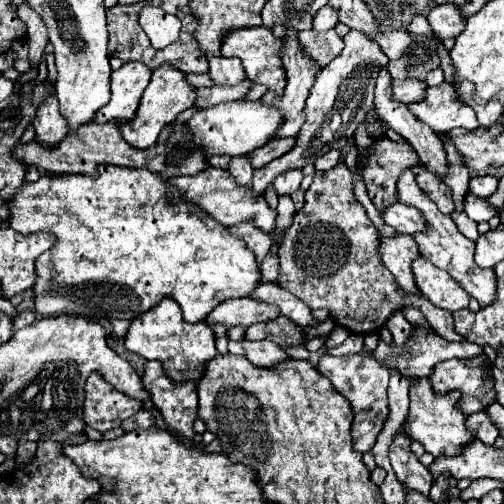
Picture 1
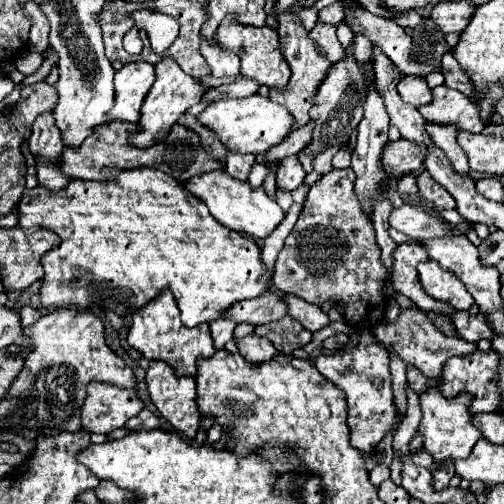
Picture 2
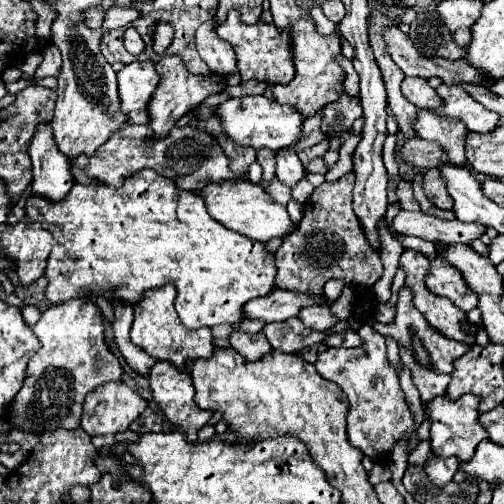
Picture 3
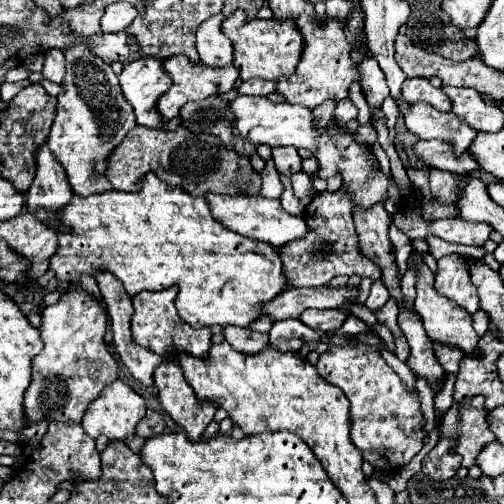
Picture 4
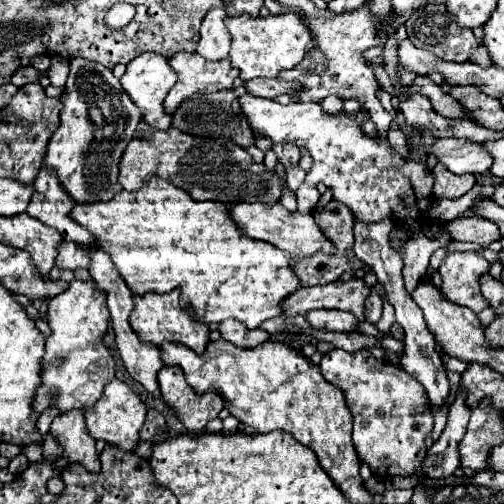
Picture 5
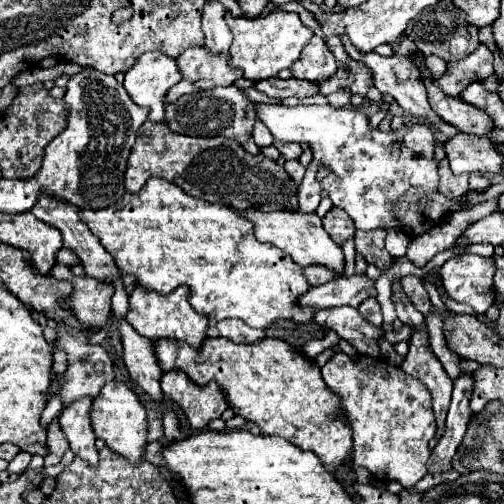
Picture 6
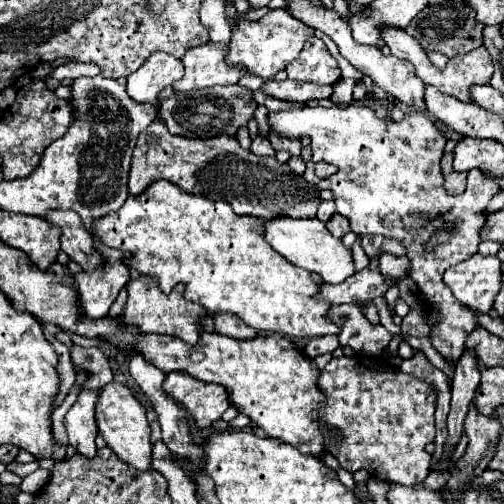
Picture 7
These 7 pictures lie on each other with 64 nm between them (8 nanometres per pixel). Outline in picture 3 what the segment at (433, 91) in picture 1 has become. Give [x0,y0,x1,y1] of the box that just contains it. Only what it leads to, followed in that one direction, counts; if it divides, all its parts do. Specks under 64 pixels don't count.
[432,84,500,132]

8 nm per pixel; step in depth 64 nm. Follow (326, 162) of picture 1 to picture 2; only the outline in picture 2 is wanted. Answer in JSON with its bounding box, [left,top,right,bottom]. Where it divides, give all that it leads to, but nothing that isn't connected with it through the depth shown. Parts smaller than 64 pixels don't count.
[312,146,338,174]

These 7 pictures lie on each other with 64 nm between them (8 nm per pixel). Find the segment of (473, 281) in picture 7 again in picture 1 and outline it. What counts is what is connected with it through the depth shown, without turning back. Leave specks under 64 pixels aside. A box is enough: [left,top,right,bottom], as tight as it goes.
[412,258,470,312]

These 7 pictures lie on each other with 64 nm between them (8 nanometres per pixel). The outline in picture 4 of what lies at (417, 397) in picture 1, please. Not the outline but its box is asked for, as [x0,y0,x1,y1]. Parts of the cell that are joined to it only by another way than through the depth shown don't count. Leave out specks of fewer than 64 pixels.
[440,396,496,468]

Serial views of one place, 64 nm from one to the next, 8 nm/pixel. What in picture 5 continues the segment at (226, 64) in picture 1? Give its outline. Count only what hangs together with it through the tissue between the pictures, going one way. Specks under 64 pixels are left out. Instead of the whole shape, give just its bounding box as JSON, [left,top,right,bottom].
[196,6,232,62]

